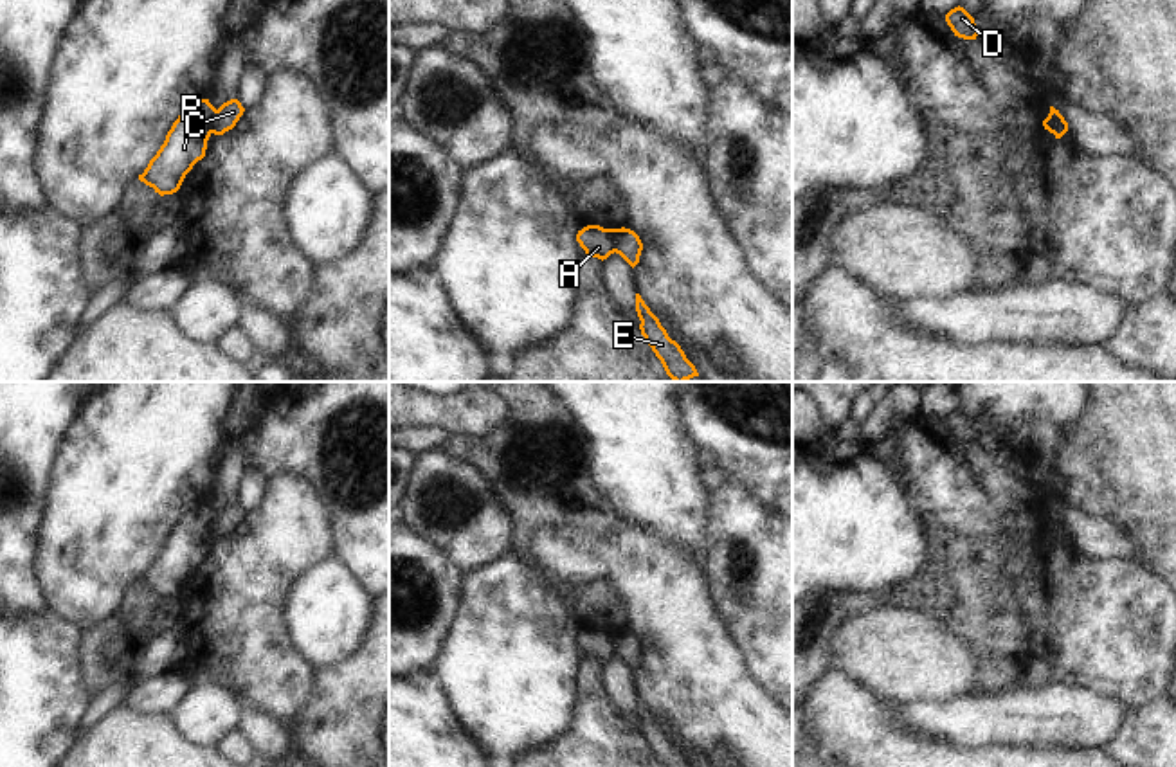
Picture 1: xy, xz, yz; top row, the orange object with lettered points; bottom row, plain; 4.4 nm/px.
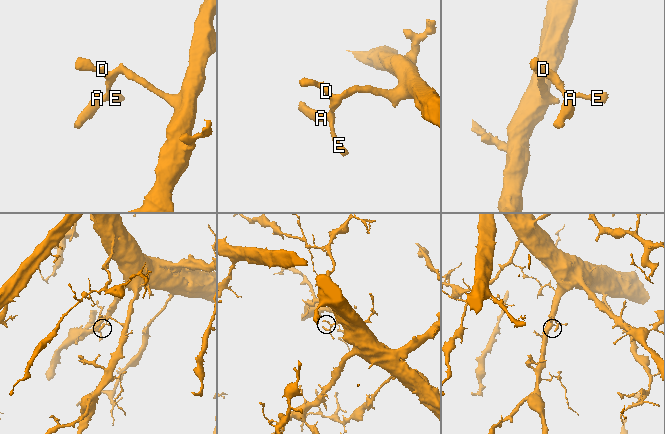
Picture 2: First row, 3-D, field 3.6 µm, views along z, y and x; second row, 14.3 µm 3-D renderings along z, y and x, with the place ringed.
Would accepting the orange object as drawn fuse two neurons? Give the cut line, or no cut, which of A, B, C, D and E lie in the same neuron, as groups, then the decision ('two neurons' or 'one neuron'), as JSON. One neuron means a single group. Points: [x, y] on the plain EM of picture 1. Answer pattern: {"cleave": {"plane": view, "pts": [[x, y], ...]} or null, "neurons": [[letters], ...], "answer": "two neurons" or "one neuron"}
{"cleave": {"plane": "xy", "pts": [[217, 514], [211, 535]]}, "neurons": [["A", "B"], ["C", "D", "E"]], "answer": "two neurons"}

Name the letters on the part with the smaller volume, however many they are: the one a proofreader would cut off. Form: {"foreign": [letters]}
{"foreign": ["A", "B"]}

